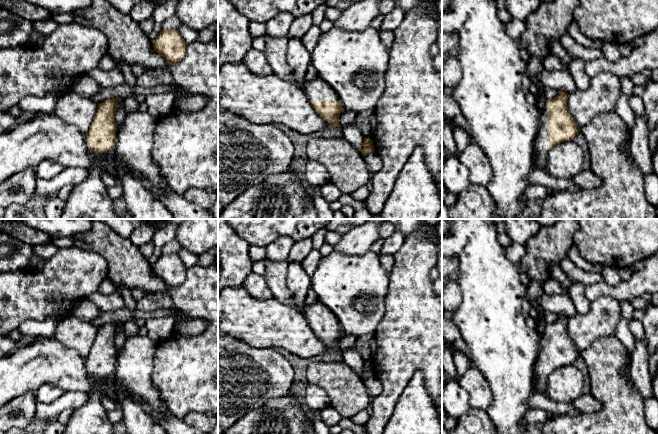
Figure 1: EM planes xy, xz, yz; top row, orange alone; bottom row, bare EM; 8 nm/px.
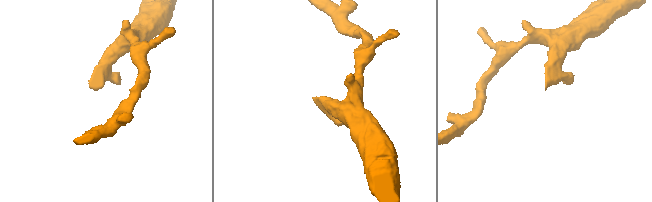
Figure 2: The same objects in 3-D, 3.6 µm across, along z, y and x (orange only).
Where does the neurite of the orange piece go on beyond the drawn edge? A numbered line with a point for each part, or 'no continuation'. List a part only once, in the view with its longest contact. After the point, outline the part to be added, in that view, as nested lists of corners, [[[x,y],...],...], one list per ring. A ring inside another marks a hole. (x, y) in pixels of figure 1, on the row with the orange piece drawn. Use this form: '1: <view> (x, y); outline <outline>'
1: yz (542, 150); outline [[[545,104],[536,139],[536,169],[546,171],[548,152],[548,106]]]

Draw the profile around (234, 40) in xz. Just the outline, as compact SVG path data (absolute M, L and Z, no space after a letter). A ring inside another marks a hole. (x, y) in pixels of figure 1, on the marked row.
M218 0L218 71L228 63L240 63L252 49L249 19L230 0Z

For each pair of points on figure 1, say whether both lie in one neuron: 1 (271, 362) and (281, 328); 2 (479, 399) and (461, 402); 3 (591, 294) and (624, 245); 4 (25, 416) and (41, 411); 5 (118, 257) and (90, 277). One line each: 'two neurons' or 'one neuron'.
1: two neurons
2: two neurons
3: two neurons
4: two neurons
5: two neurons

